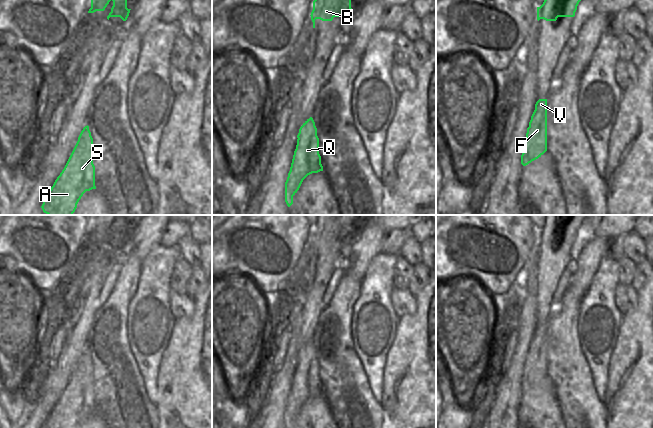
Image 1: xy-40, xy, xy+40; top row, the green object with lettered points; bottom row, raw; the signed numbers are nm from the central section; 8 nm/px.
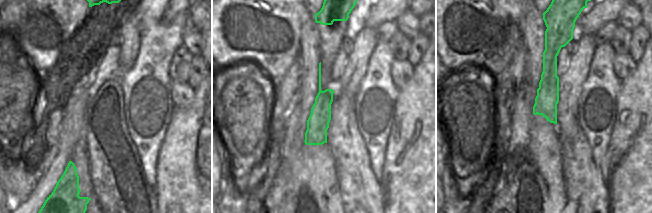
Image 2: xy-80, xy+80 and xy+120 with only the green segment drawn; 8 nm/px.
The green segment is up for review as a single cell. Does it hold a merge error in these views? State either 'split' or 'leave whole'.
split

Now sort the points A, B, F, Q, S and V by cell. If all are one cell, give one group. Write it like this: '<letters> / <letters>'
A F Q S V / B

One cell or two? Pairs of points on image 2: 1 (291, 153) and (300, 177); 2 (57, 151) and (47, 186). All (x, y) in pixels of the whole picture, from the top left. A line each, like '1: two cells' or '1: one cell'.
1: two cells
2: one cell

